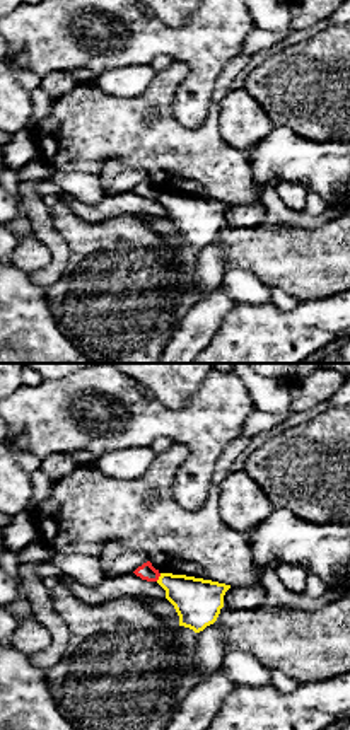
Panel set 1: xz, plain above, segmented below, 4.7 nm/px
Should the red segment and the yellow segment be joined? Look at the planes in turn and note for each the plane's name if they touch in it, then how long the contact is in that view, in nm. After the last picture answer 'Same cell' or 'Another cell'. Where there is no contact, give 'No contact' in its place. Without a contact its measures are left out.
Touches red in xz. Shared border 50 nm

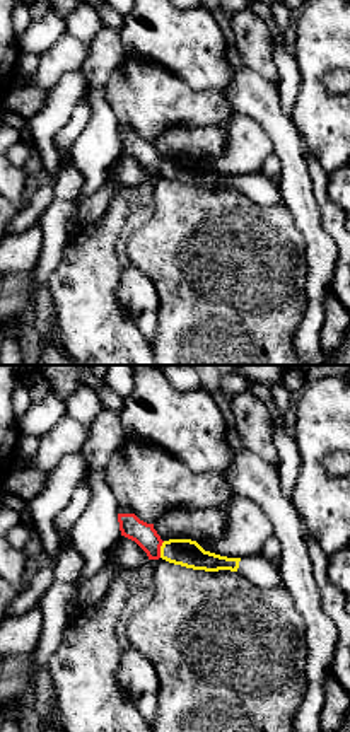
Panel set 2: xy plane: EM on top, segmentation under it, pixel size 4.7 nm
Touches red in xy. Shared border 80 nm

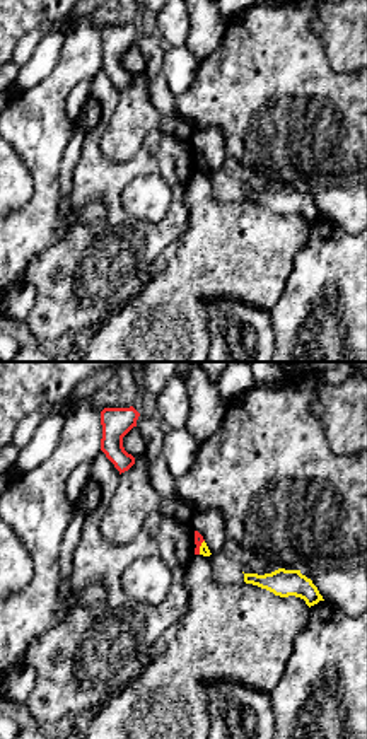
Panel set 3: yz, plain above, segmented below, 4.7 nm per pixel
Touches red in yz. Shared border 80 nm

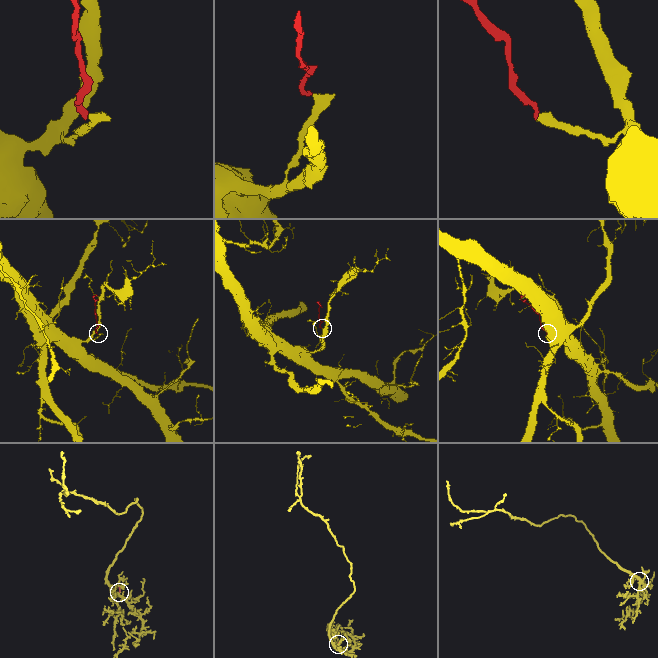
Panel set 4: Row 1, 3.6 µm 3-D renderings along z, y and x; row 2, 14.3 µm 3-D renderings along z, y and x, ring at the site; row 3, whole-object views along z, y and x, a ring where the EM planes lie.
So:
Another cell

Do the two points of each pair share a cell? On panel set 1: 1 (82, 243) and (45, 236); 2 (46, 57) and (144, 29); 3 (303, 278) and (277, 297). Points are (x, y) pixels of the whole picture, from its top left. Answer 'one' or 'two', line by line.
1: two
2: one
3: two

